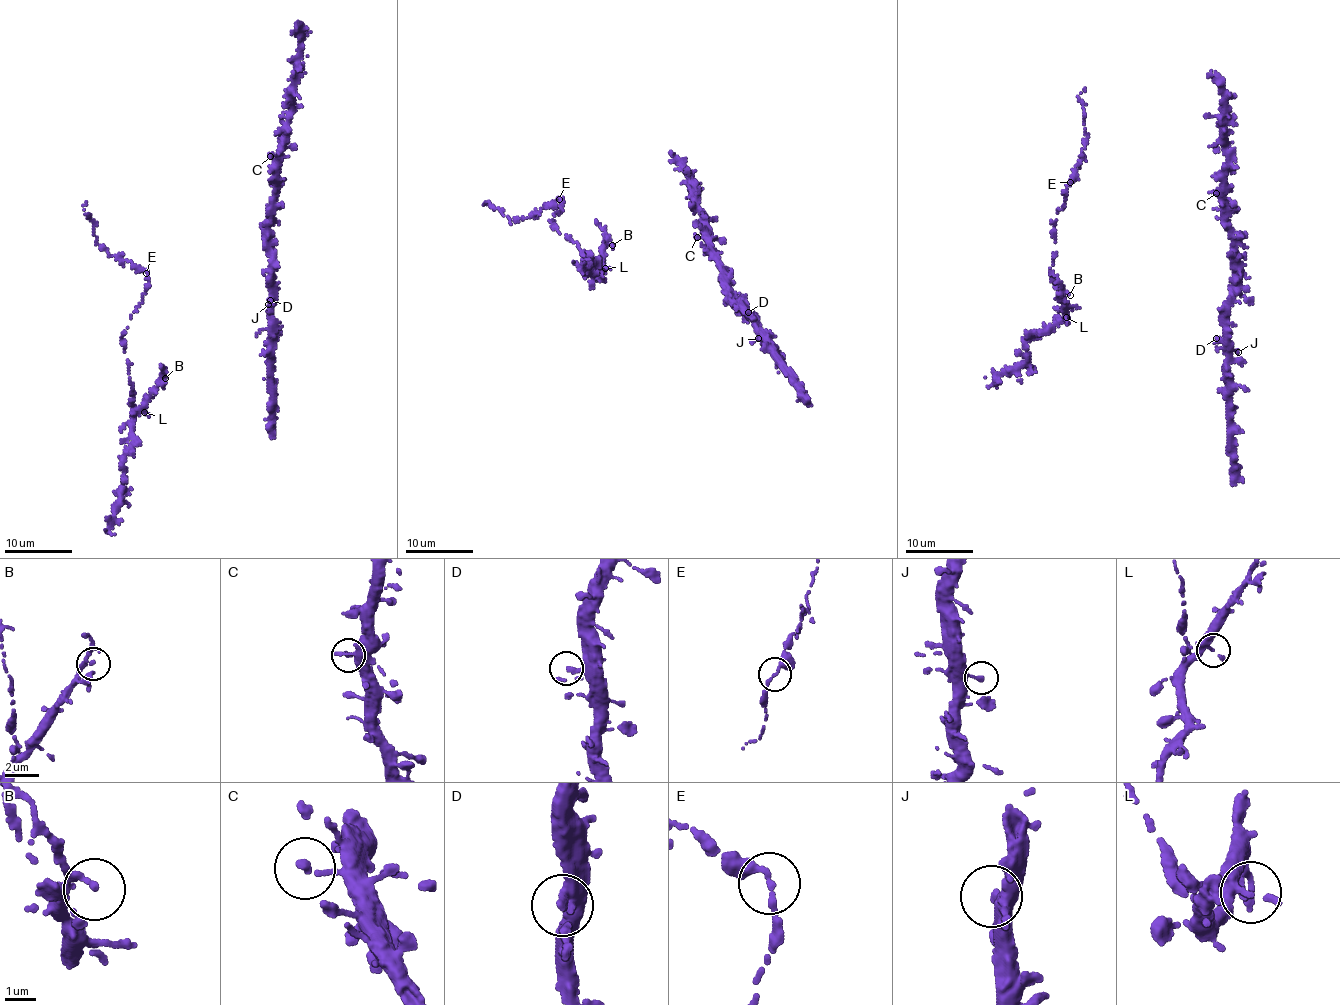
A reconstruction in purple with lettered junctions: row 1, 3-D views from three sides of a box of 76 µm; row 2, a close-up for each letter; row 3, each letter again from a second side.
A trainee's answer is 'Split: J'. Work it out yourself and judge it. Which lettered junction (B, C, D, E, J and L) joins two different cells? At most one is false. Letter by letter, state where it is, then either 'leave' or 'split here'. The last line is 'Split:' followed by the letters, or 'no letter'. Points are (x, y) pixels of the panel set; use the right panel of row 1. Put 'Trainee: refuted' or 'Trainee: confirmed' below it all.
B: at (1070, 295); leave
C: at (1216, 193); leave
D: at (1216, 338); leave
E: at (1070, 182); leave
J: at (1238, 352); leave
L: at (1066, 317); leave
Split: no letter
Trainee: refuted

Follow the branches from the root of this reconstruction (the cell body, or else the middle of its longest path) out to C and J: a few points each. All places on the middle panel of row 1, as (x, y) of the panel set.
C: (739, 308), (724, 287), (723, 277), (706, 240), (697, 237)
J: (739, 308), (741, 305), (757, 324), (758, 338)

